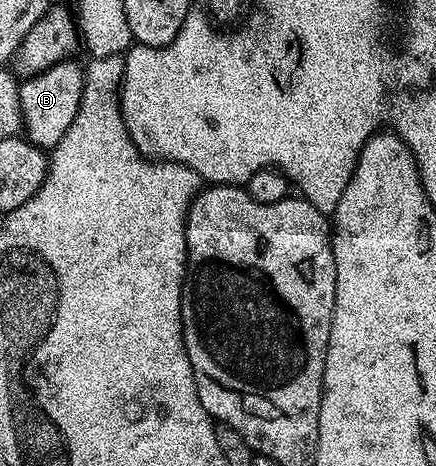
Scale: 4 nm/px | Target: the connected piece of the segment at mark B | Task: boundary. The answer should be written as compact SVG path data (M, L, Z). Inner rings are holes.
M76 59L60 60L55 66L43 70L37 76L31 76L20 81L17 93L21 107L21 122L23 125L24 139L42 150L52 150L67 132L67 126L75 120L75 114L81 101L81 90L85 85L82 65L76 64Z

